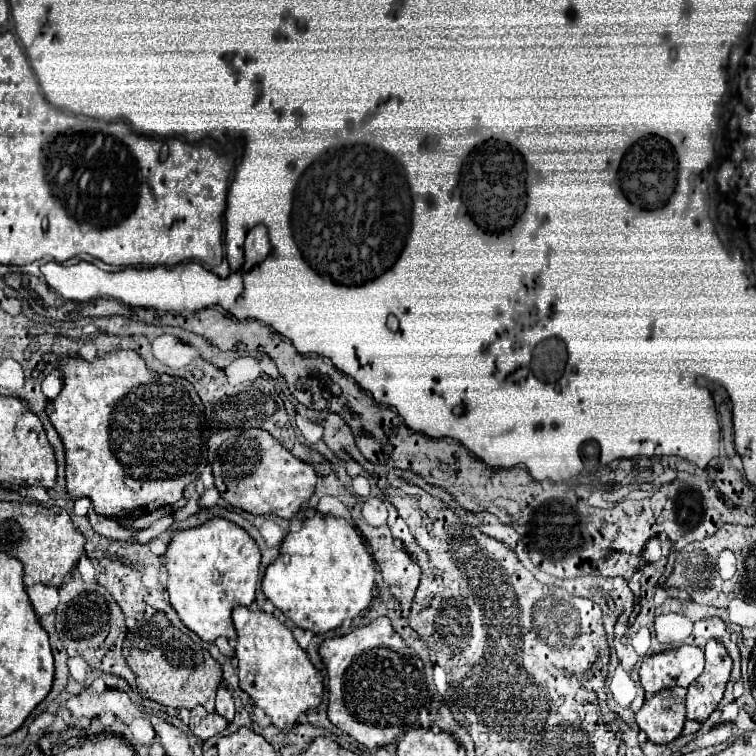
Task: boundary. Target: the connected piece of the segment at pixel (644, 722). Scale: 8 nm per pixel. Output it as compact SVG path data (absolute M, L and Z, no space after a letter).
M670 688L656 692L644 702L644 706L636 712L636 722L650 742L668 744L682 734L686 722L684 700L686 688Z

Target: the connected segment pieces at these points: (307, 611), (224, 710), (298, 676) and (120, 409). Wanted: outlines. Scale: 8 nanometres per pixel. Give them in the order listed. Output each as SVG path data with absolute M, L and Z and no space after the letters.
M316 514L304 520L298 532L286 534L280 556L264 572L262 592L294 626L324 634L368 610L374 598L374 576L372 556L358 530L344 518Z
M220 686L218 688L218 694L216 694L216 712L226 718L228 722L232 722L234 718L234 700L232 700L232 694L226 686Z
M236 606L232 610L232 622L238 634L234 656L238 658L240 688L272 718L276 728L288 732L296 724L298 714L304 714L322 702L322 674L312 666L308 654L276 616L258 608Z
M112 350L108 354L104 354L102 358L94 358L92 362L86 362L78 356L62 356L60 358L60 372L62 372L62 390L58 394L58 398L50 400L46 404L46 414L54 426L54 430L58 432L62 444L64 444L64 452L66 452L66 490L72 498L90 498L92 506L96 510L96 514L100 516L110 516L110 518L128 518L128 516L142 516L148 512L154 512L156 508L162 506L170 506L176 504L182 498L184 488L198 480L200 472L204 470L206 462L206 452L208 452L208 428L204 422L204 406L194 390L194 386L184 380L184 378L174 378L174 376L158 376L152 370L146 368L144 360L138 356L138 352L134 350Z

